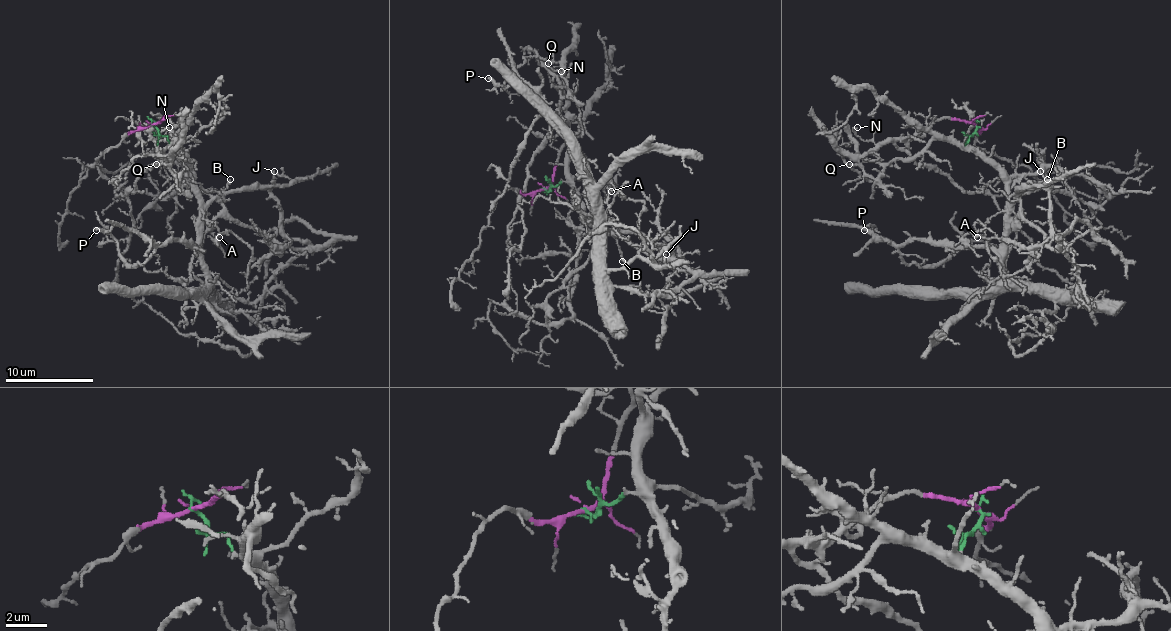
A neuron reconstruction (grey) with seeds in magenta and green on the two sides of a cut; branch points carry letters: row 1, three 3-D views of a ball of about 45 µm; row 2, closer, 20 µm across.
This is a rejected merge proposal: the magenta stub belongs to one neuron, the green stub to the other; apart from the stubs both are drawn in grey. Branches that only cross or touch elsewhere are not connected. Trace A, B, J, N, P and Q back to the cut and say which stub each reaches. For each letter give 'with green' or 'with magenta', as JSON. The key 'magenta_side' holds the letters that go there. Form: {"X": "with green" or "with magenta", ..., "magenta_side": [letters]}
{"A": "with green", "B": "with green", "J": "with green", "N": "with magenta", "P": "with green", "Q": "with magenta", "magenta_side": ["N", "Q"]}

